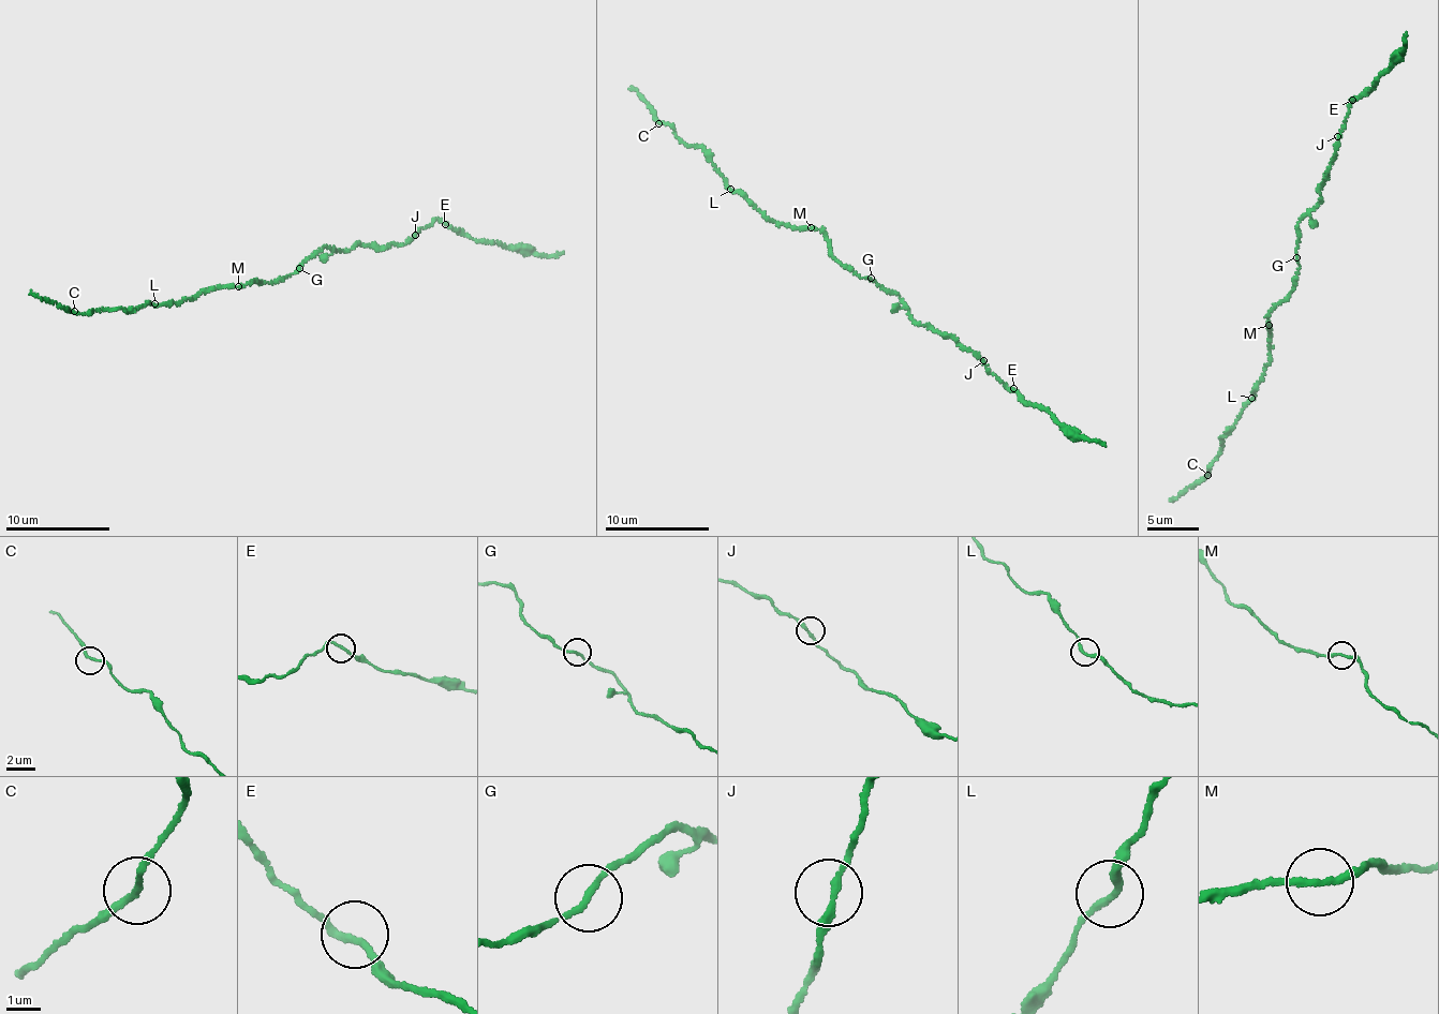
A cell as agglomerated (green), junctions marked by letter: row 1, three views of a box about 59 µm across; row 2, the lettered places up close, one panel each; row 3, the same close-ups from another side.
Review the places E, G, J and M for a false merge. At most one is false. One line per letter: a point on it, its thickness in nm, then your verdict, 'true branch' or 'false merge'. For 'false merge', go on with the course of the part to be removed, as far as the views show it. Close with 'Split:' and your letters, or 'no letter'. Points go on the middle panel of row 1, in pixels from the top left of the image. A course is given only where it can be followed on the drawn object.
E: place (1013, 388); calibre 190 nm; true branch
G: place (871, 278); calibre 170 nm; true branch
J: place (983, 360); calibre 200 nm; true branch
M: place (811, 227); calibre 200 nm; false merge; course (812, 227), (791, 228), (769, 220), (727, 185), (726, 178), (702, 149), (685, 144), (632, 87)
Split: M

